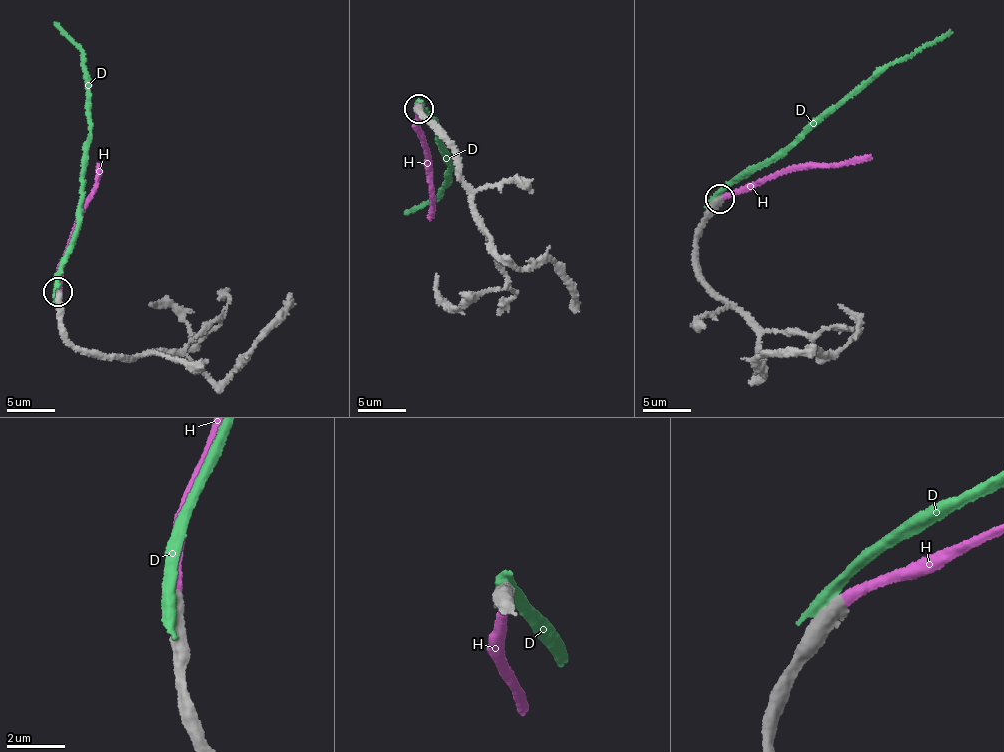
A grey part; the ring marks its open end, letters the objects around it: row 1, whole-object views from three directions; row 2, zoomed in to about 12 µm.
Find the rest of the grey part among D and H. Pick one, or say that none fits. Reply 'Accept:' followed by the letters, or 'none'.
Accept: H

